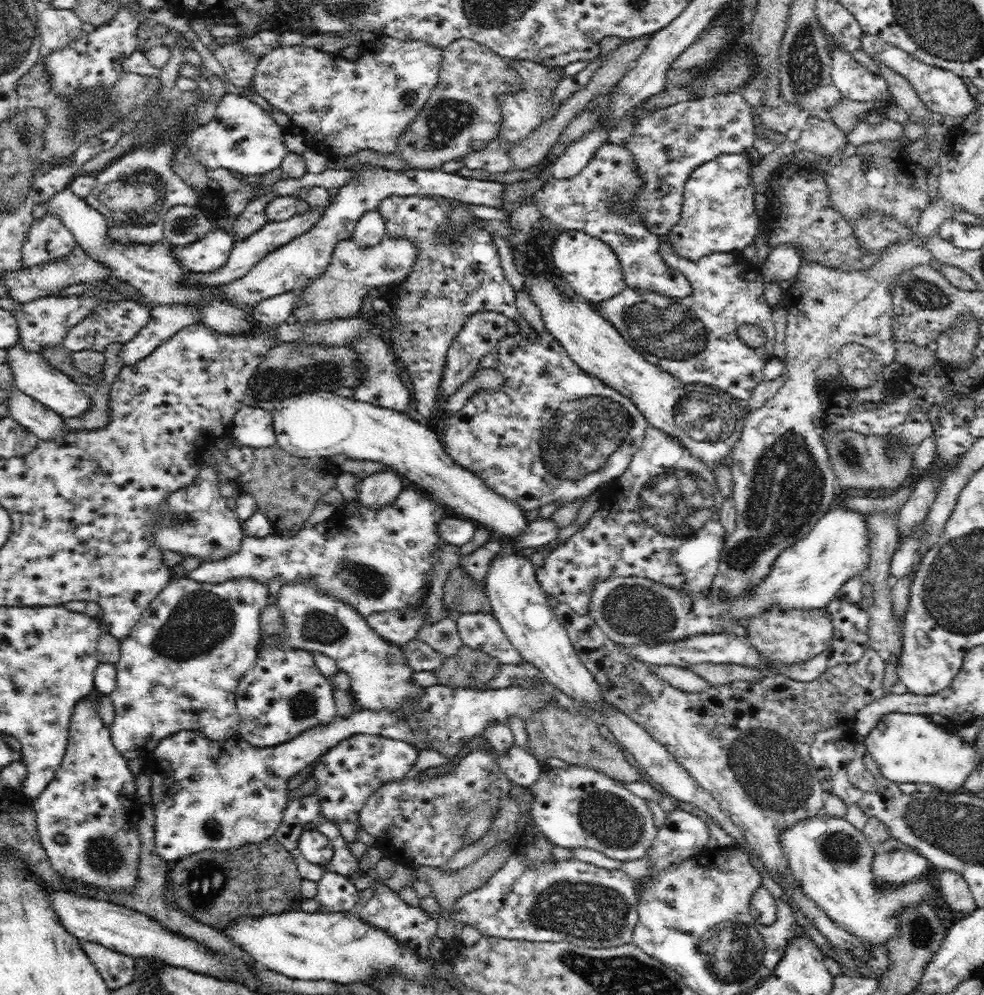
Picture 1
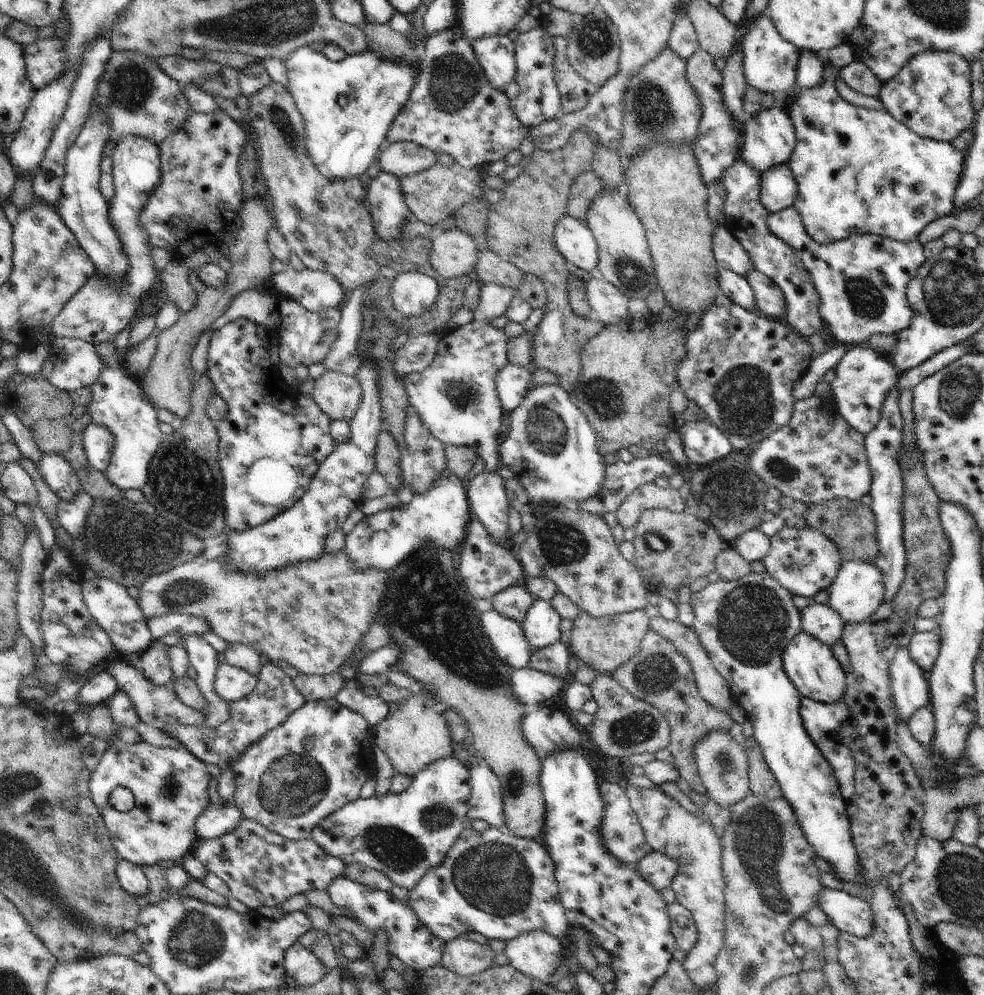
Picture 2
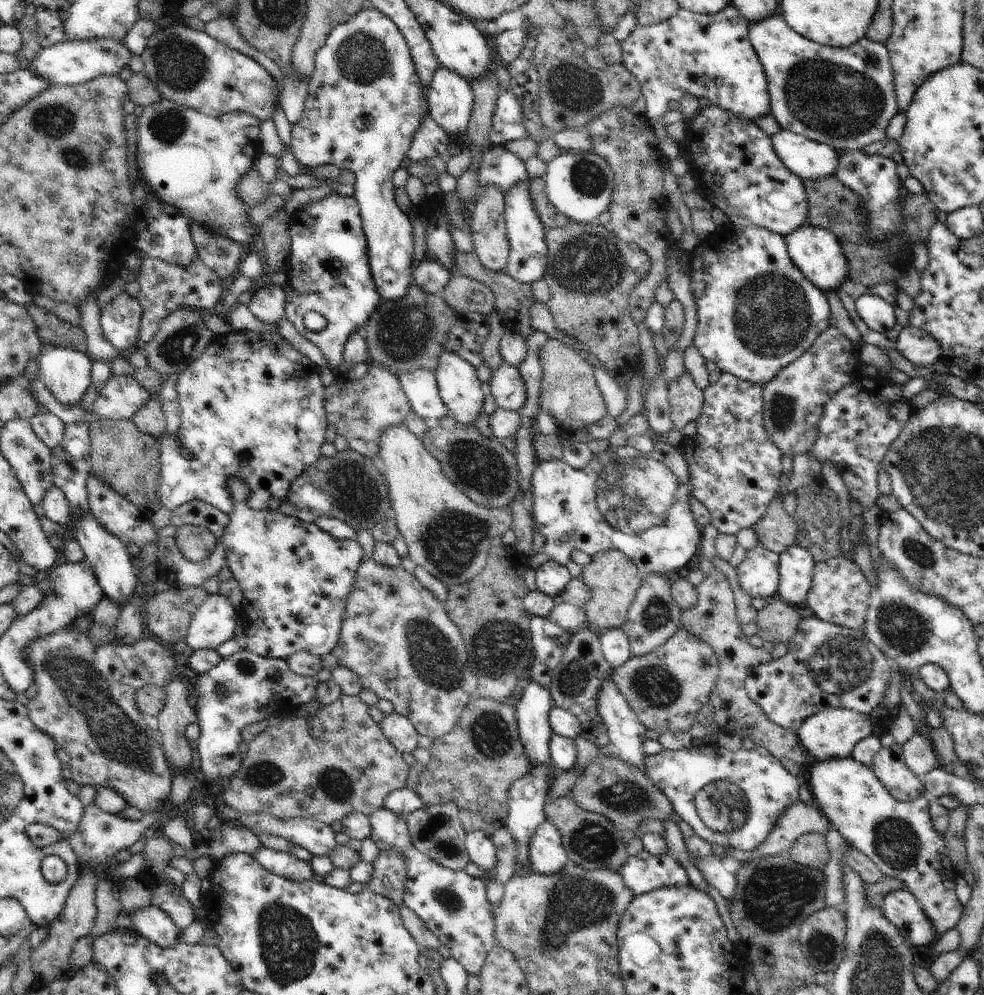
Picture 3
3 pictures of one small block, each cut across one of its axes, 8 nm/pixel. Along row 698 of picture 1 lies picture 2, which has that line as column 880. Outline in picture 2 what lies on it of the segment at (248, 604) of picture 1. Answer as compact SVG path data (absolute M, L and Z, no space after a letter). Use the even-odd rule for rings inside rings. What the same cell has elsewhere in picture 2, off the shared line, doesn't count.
M830 63L824 66L823 81L814 86L814 88L804 89L798 92L797 99L789 108L789 117L795 128L796 146L794 147L791 159L787 164L797 182L797 197L793 207L800 213L806 232L817 242L833 243L840 239L848 238L852 235L878 235L885 236L900 242L917 240L918 235L937 218L946 216L955 211L953 203L955 190L960 182L962 171L964 170L965 156L952 143L932 140L926 137L918 136L907 126L898 122L888 111L875 111L852 105L846 101L838 91L834 81L839 75L840 69Z

